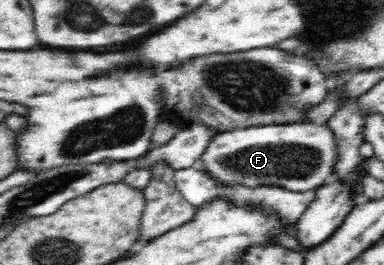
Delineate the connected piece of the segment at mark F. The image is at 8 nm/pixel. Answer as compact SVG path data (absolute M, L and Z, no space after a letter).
M328 124L254 126L212 136L200 158L202 171L225 188L284 188L289 192L315 192L330 182L339 161L339 144Z

